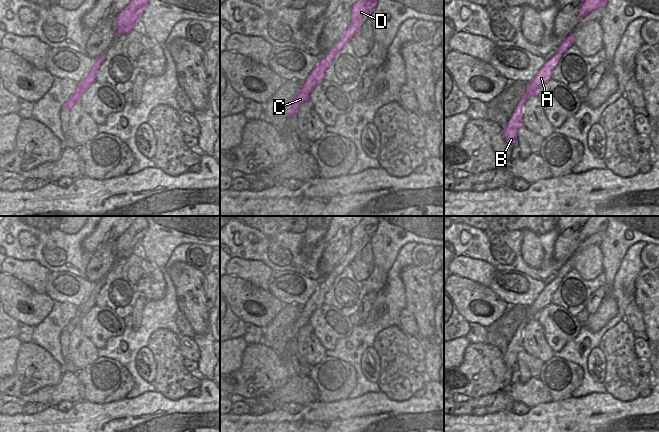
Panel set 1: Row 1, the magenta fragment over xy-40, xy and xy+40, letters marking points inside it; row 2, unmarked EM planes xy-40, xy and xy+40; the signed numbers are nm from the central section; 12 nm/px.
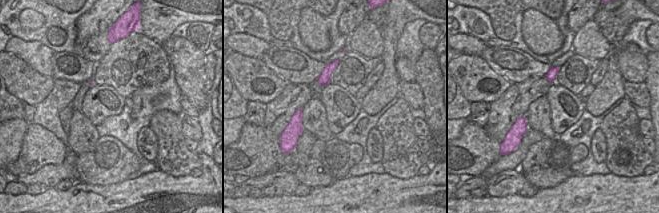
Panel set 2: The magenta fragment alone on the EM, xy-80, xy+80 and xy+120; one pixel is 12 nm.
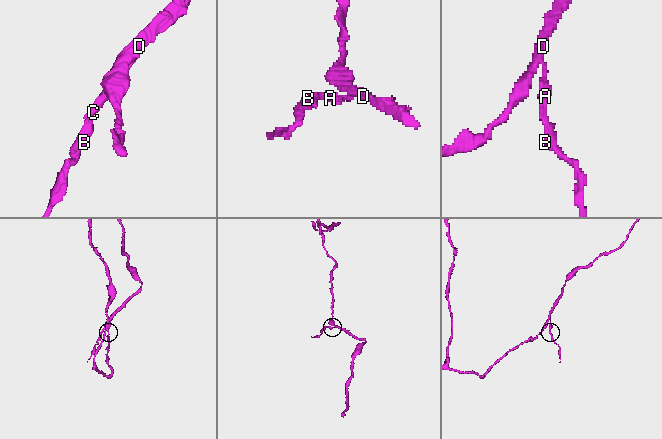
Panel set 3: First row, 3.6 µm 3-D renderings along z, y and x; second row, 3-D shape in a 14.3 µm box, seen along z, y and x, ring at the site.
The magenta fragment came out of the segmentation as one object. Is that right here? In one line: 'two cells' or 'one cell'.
two cells

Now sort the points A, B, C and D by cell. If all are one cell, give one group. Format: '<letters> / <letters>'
A B C / D

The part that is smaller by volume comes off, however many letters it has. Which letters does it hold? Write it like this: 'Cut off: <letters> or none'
Cut off: A, B, C

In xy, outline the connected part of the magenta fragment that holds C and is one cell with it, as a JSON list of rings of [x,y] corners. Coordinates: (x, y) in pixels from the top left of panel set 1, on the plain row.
[[[328,275],[324,282],[318,284],[310,299],[302,306],[302,313],[294,319],[287,340],[297,337],[299,330],[309,322],[309,318],[314,311],[324,304],[325,295],[334,284],[336,278],[334,275]]]

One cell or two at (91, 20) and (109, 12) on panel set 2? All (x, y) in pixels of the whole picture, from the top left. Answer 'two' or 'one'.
one

